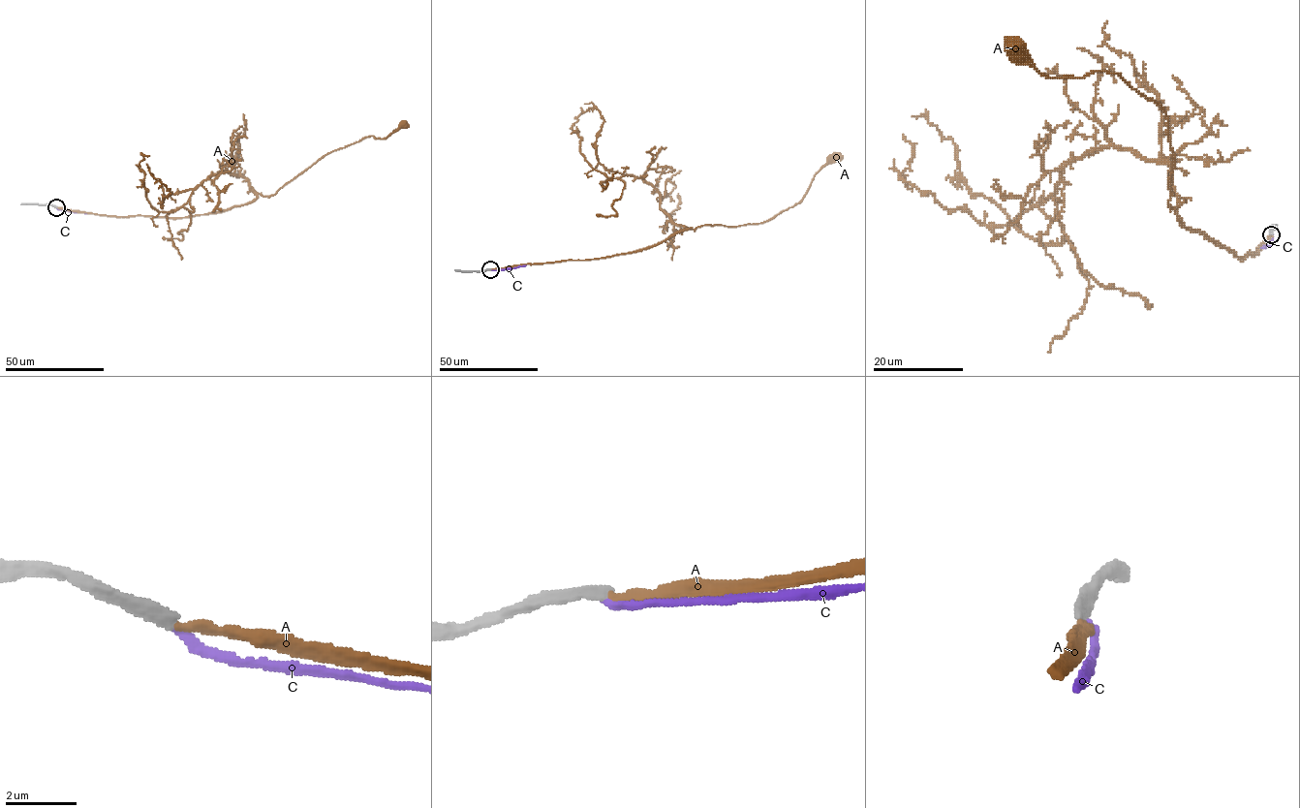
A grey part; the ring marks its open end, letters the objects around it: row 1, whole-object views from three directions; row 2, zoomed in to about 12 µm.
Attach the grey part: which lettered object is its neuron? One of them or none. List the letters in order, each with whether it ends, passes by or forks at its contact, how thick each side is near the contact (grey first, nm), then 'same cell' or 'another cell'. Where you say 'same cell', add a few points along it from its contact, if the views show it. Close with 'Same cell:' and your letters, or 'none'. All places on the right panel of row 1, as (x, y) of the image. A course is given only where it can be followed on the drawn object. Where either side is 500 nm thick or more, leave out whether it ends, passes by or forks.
A: it ends; calibres 320 and 260 nm; same cell; course (1270, 233), (1237, 257), (1190, 230), (1180, 202), (1169, 207), (1160, 106), (1103, 70), (1045, 77), (1013, 44)
C: it ends; calibres 340 and 240 nm; another cell
Same cell: A

